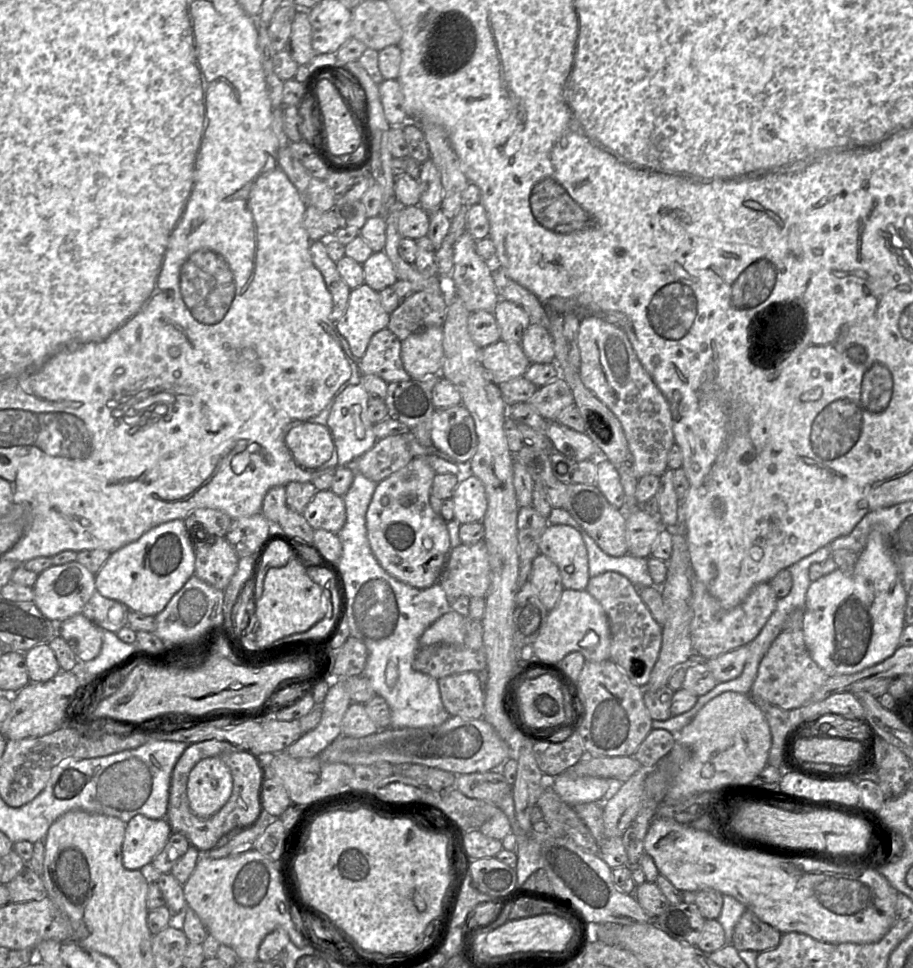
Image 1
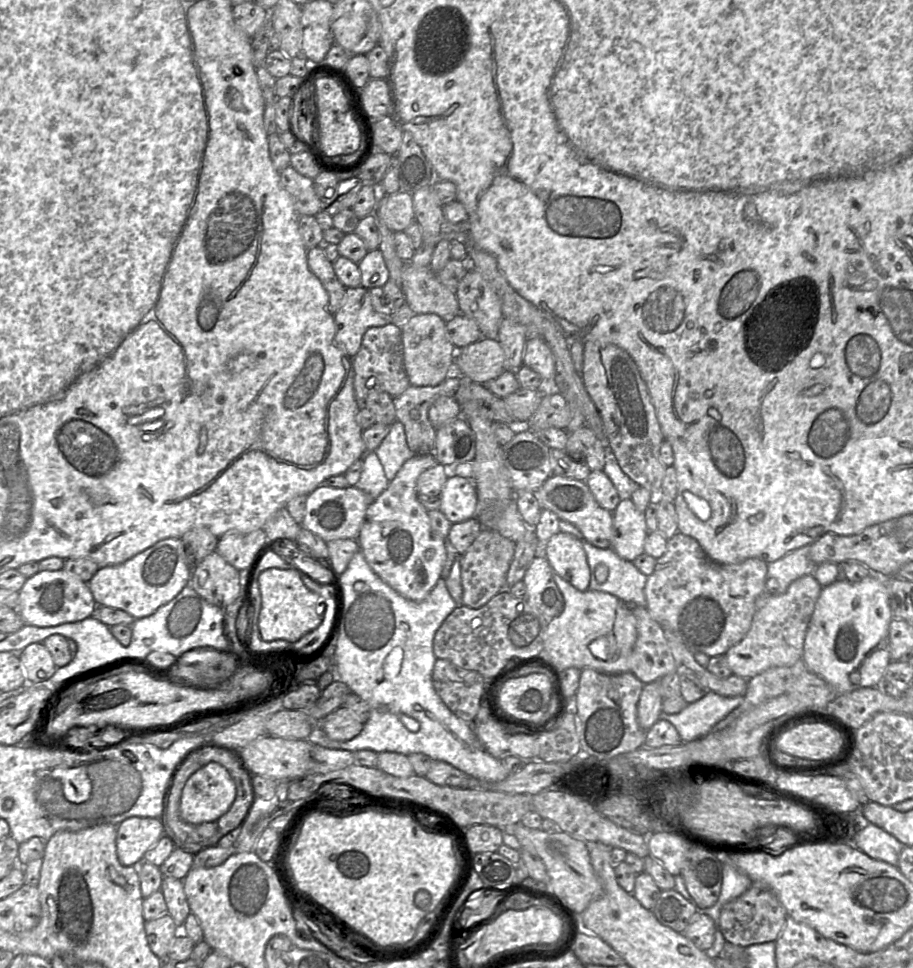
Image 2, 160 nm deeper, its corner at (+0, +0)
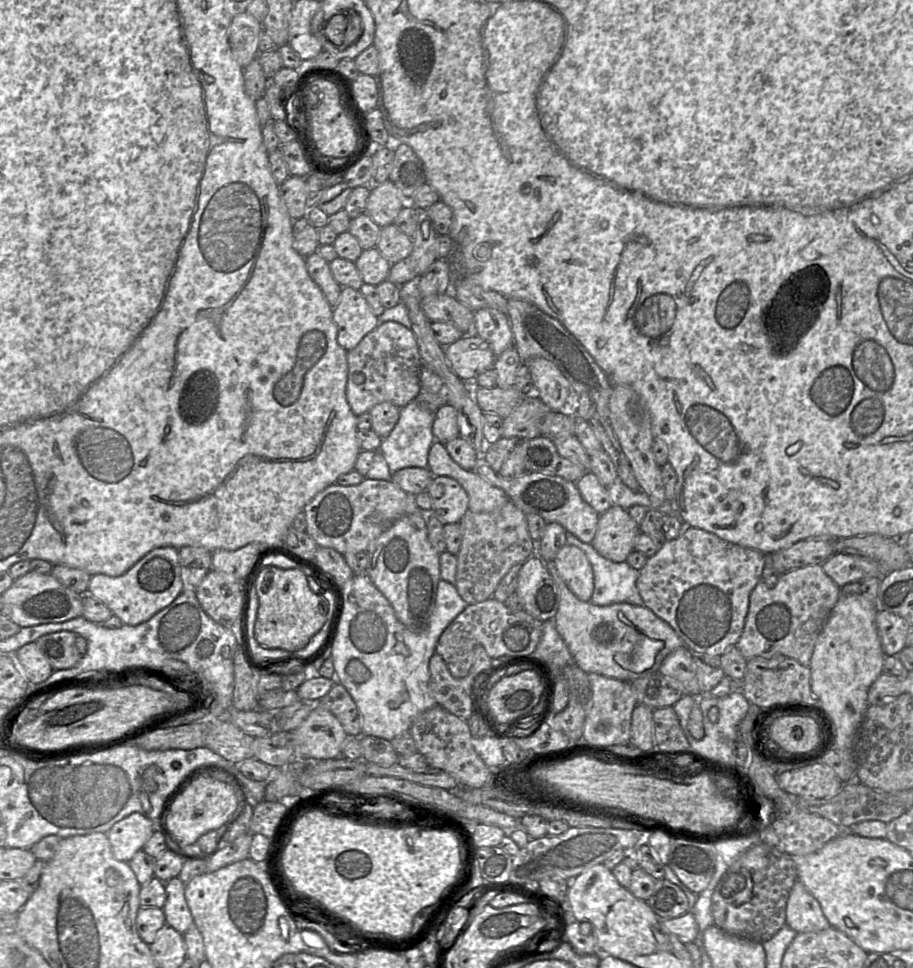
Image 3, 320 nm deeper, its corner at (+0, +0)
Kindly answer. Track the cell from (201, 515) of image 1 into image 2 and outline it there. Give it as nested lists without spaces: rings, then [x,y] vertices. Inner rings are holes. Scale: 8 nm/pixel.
[[[194,528],[182,536],[186,551],[186,563],[193,572],[202,560],[213,553],[219,537],[207,528]]]

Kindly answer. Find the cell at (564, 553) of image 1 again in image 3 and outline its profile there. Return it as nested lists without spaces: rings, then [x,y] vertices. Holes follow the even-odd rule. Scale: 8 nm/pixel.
[[[565,544],[554,565],[567,587],[582,601],[590,601],[594,591],[594,573],[586,554],[577,546]]]

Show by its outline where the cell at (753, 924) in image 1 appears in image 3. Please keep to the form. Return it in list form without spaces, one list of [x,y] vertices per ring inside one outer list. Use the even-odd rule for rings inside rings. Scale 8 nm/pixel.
[[[765,844],[743,852],[724,872],[711,898],[714,924],[724,932],[763,943],[786,924],[786,906],[797,880],[792,856]]]

